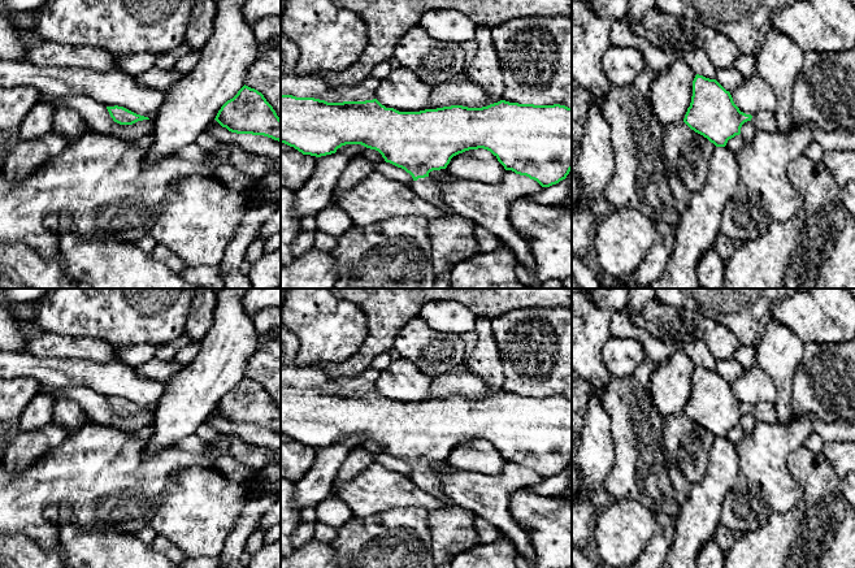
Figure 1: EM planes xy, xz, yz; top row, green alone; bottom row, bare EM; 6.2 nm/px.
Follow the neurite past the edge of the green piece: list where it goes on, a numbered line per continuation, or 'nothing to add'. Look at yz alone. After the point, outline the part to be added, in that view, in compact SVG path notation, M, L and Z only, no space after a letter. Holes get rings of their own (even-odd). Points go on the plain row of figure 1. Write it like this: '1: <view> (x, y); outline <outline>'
1: yz (765, 412); outline M760 402L752 406L751 413L761 422L777 422L776 409L773 404Z

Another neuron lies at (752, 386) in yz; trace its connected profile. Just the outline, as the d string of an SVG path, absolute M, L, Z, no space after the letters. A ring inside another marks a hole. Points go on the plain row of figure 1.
M756 365L745 368L730 386L734 395L746 406L752 407L760 402L773 404L777 399L772 378Z

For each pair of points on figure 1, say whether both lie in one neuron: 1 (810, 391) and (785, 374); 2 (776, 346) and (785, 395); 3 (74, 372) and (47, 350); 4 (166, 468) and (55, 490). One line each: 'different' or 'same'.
1: different
2: same
3: different
4: same

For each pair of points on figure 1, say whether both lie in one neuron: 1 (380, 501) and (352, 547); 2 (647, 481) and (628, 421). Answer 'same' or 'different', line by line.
1: different
2: same

